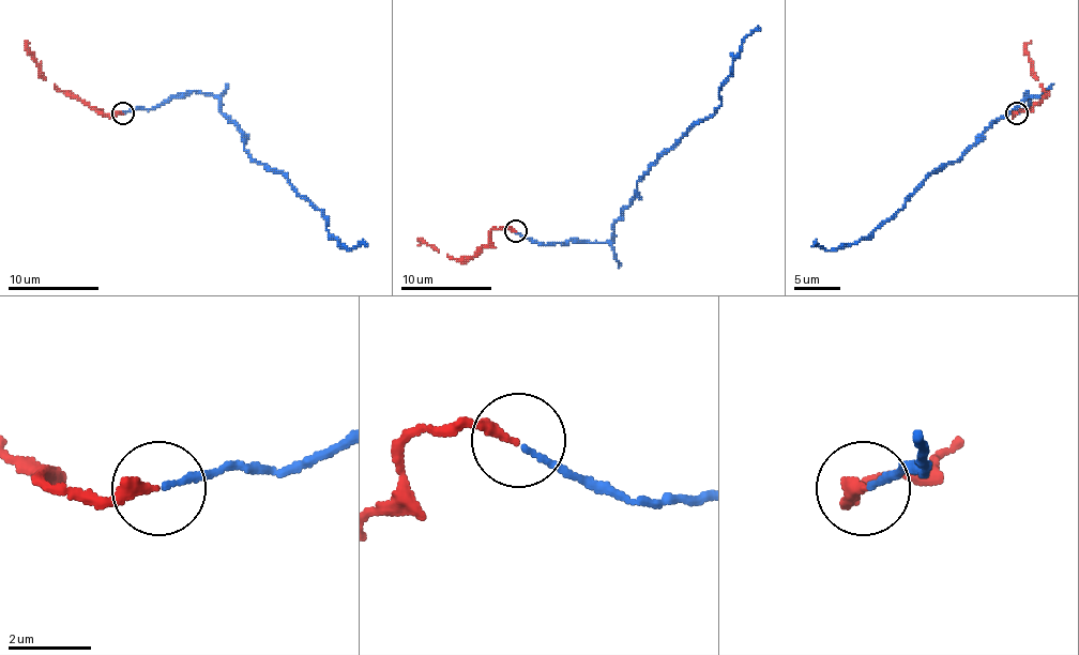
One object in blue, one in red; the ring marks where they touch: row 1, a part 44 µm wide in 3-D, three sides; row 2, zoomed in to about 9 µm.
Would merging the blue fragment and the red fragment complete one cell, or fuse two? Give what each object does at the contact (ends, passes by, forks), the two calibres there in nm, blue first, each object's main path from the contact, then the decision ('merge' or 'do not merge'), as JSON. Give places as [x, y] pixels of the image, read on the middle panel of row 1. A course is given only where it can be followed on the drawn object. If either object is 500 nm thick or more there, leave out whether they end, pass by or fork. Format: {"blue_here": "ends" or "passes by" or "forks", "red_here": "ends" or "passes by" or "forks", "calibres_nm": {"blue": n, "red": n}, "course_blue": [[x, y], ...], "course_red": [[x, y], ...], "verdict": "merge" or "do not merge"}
{"blue_here": "ends", "red_here": "ends", "calibres_nm": {"blue": 120, "red": 260}, "course_blue": [[516, 231], [545, 245], [609, 241], [637, 181], [722, 104], [719, 88], [758, 26]], "course_red": [[516, 231], [504, 227], [492, 229], [488, 243], [472, 256], [454, 259], [422, 241], [418, 245]], "verdict": "merge"}

